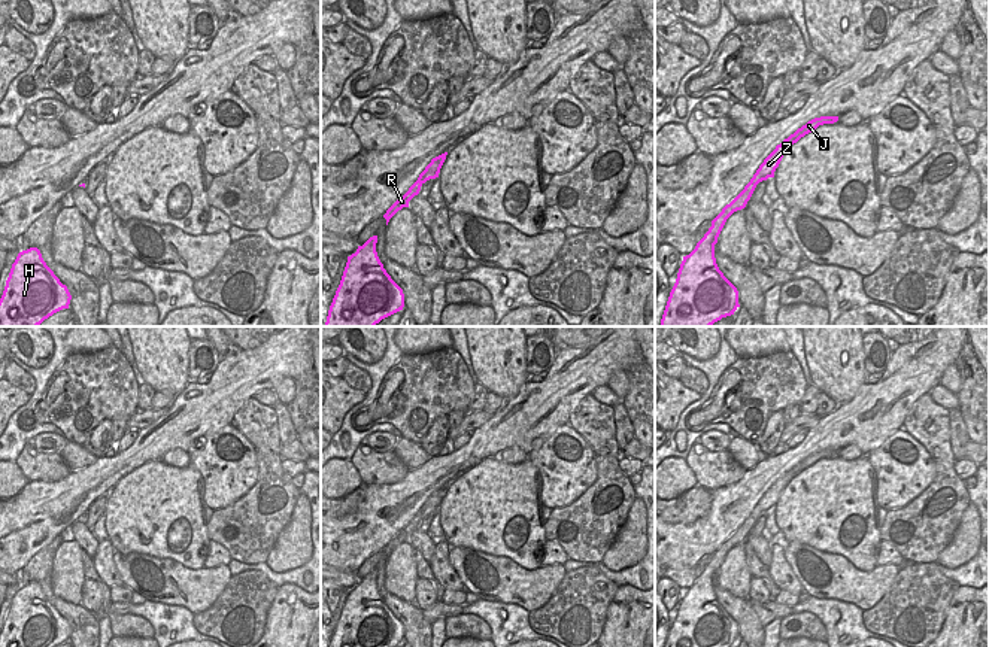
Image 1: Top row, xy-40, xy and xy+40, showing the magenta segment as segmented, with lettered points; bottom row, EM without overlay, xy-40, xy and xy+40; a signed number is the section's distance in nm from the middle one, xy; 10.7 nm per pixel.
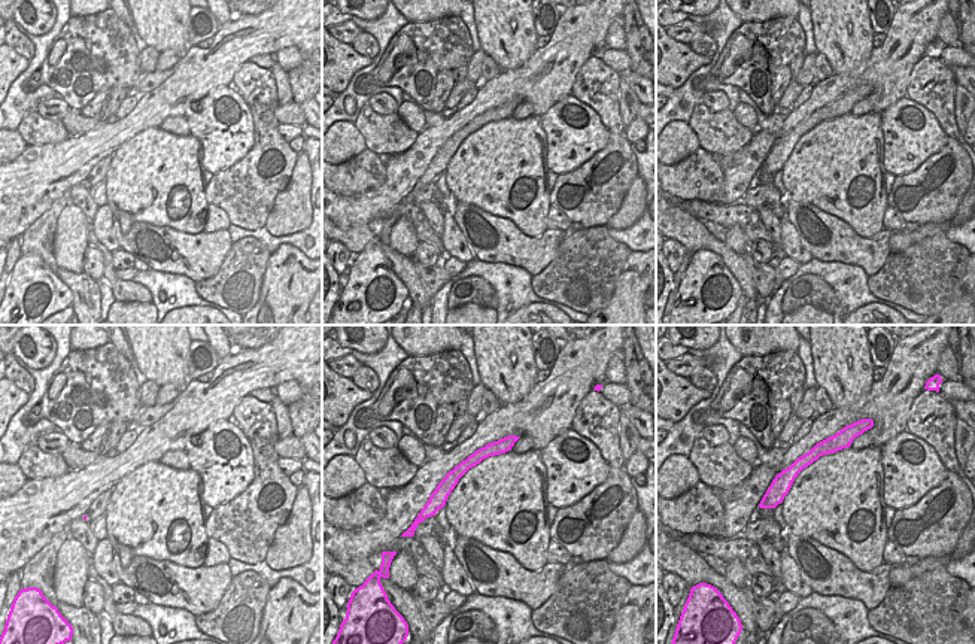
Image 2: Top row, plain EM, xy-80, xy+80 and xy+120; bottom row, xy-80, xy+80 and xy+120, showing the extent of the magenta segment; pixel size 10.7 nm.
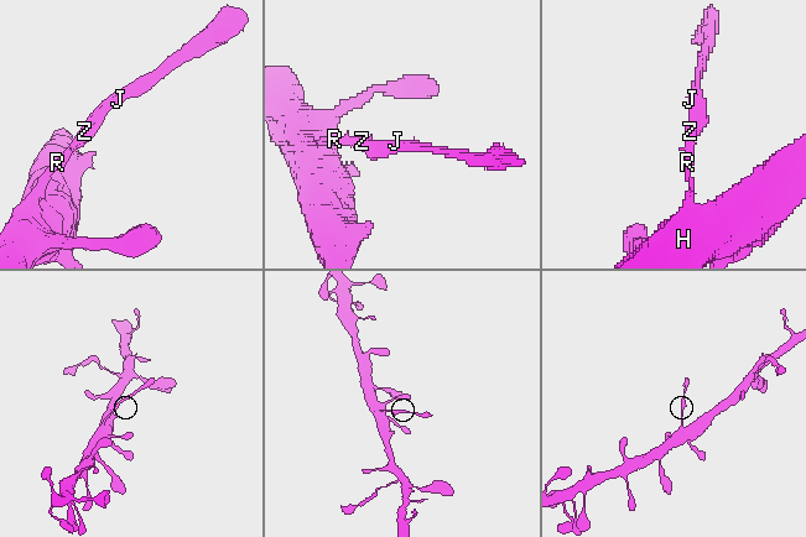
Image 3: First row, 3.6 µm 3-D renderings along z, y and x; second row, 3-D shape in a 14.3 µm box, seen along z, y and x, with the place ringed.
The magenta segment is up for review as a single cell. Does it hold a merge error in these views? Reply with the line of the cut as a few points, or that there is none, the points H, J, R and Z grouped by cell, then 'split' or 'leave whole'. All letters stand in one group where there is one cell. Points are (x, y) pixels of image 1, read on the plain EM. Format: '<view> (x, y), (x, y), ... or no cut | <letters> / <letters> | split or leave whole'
xy+40 (727, 538), (734, 544) | H / J R Z | split

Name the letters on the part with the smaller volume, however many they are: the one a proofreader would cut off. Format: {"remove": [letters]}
{"remove": ["J", "R", "Z"]}

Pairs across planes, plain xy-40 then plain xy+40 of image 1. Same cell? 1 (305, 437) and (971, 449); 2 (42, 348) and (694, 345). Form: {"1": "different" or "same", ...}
{"1": "different", "2": "same"}

